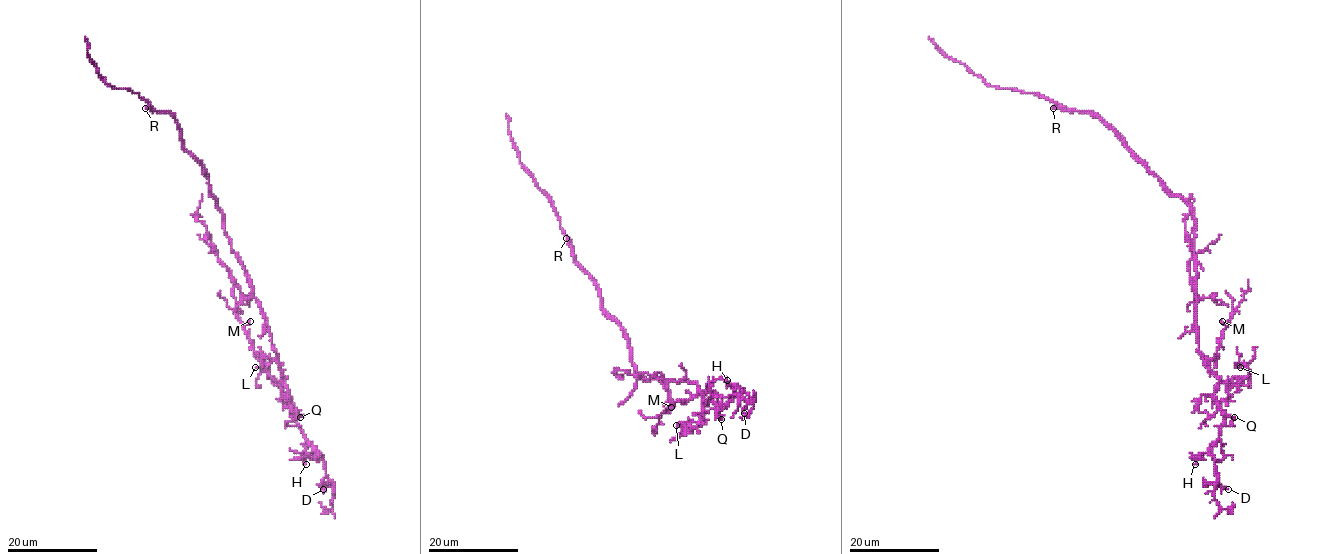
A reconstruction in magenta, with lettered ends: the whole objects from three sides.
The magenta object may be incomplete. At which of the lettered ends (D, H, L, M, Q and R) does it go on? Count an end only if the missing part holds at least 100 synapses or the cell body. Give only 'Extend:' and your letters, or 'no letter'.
Extend: R

